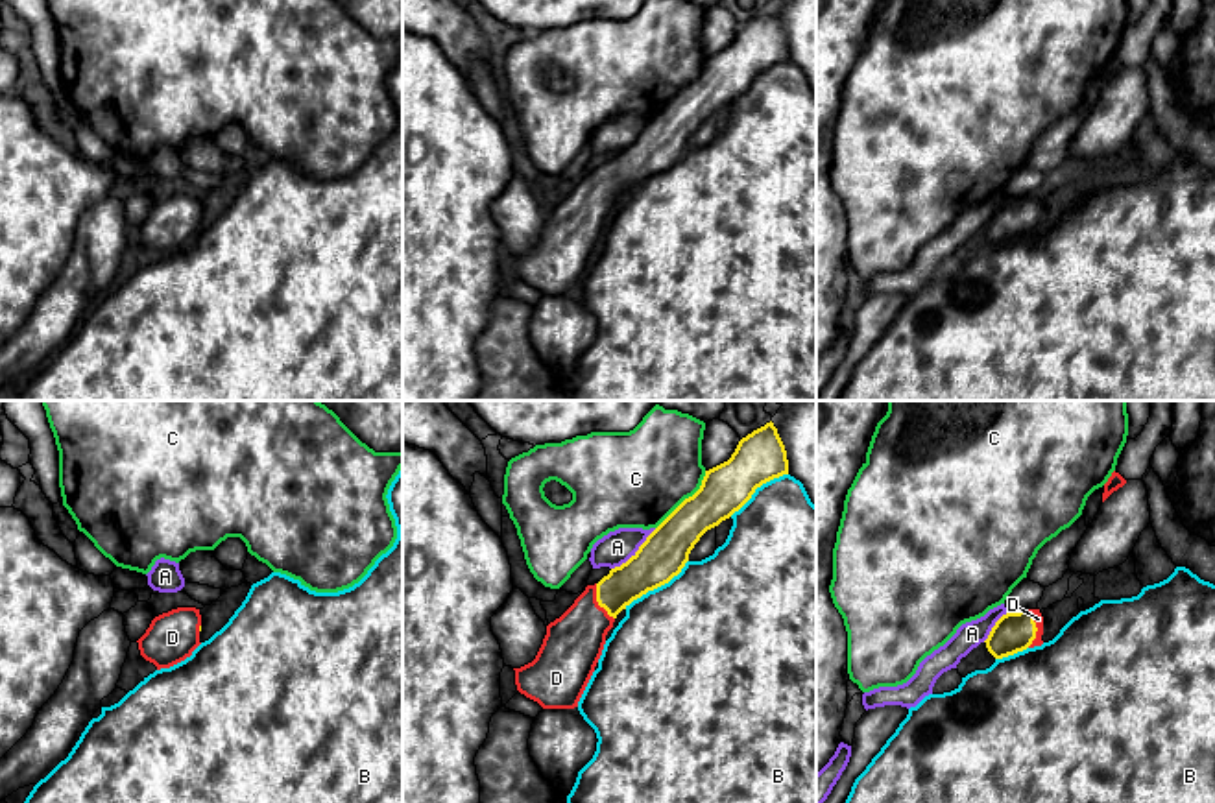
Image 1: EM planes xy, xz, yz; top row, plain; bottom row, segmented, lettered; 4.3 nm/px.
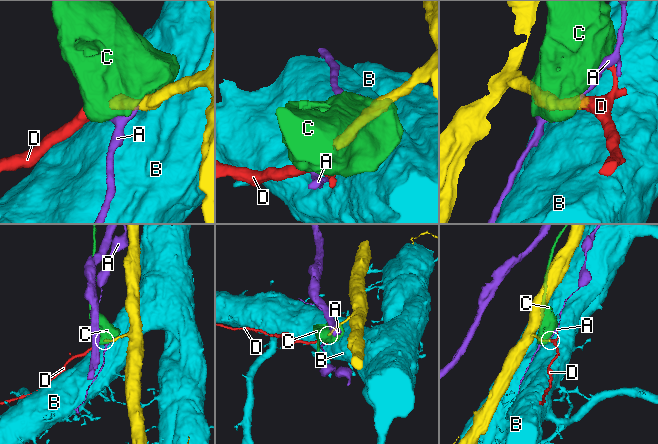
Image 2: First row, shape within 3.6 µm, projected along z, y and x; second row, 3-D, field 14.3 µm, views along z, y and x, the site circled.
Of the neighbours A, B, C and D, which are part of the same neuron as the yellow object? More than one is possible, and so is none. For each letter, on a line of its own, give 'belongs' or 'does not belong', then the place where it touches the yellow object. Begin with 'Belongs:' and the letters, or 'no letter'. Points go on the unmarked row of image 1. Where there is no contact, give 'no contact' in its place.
Belongs: D
A: does not belong; meets yellow in xz at (636, 139)
B: does not belong; meets yellow in xz at (658, 172)
C: does not belong; meets yellow in xz at (685, 85)
D: belongs; meets yellow in xz at (597, 187)

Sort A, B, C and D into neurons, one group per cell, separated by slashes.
A / B / C / D

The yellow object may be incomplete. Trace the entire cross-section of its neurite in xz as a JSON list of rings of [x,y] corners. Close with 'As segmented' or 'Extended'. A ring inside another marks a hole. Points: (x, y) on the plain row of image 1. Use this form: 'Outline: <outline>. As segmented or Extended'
Outline: [[[770,7],[742,24],[728,48],[705,57],[700,76],[685,85],[626,150],[611,155],[598,170],[587,172],[574,190],[547,212],[547,222],[535,246],[513,255],[517,277],[543,295],[578,294],[617,201],[633,186],[678,162],[689,148],[691,137],[707,116],[739,98],[757,74],[783,61],[788,61],[787,37]]]. Extended

